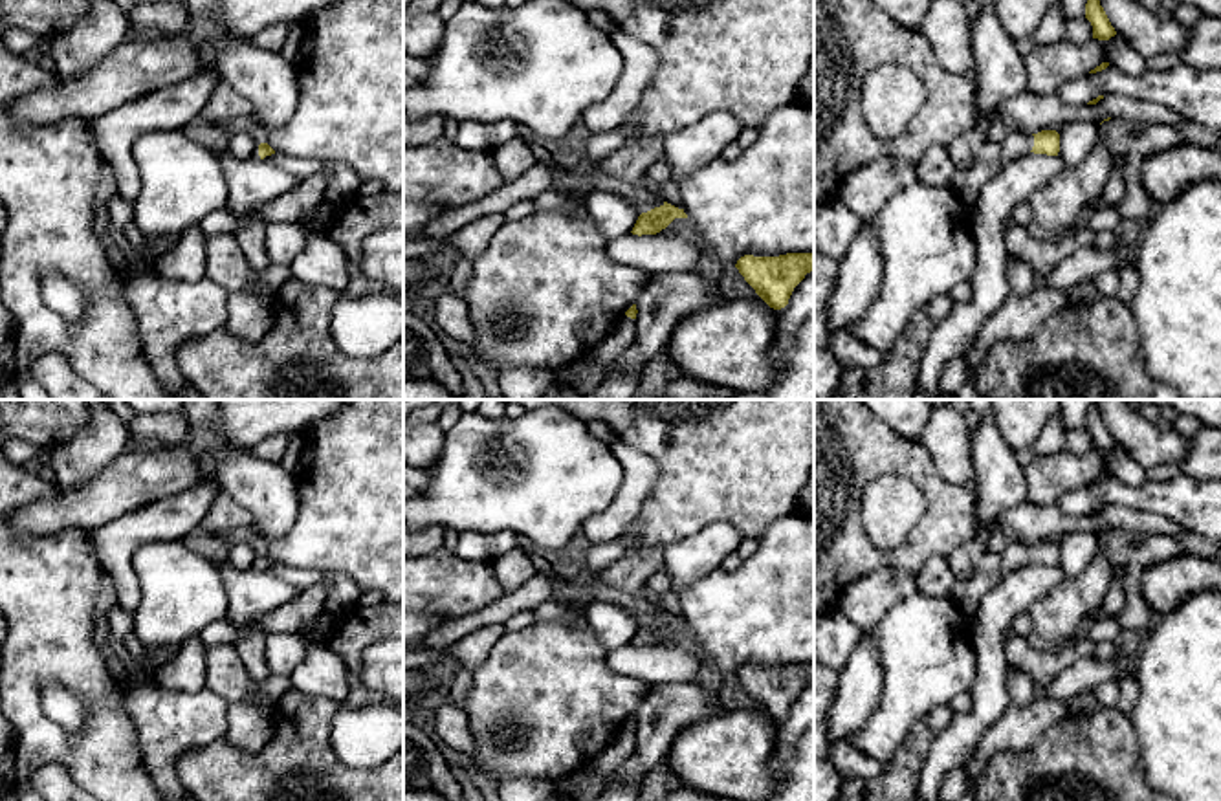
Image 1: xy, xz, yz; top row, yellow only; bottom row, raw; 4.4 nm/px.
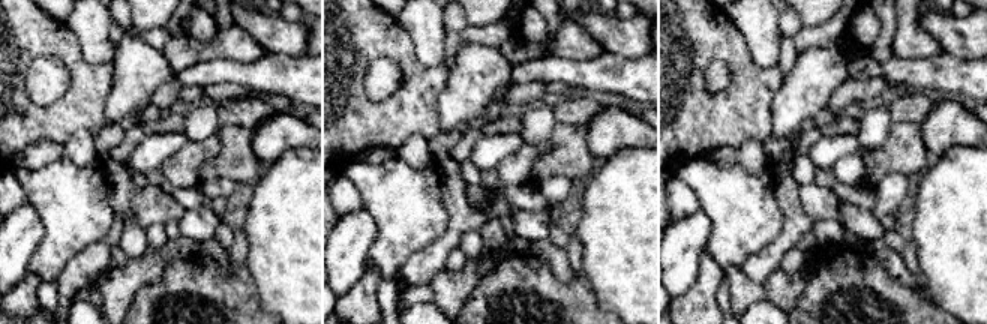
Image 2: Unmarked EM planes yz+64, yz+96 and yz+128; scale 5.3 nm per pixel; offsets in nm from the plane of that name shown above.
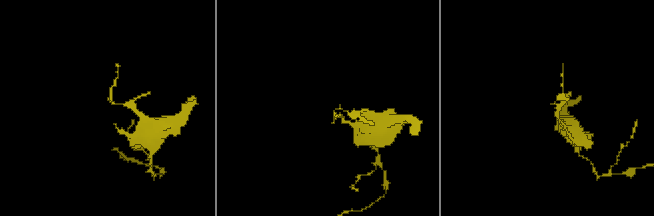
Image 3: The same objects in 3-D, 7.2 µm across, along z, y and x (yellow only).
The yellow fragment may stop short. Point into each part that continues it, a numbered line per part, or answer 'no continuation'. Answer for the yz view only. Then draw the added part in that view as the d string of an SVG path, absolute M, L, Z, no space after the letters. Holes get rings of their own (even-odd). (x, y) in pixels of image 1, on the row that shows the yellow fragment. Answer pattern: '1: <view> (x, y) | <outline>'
1: yz (967, 184) | M1008 132L999 143L984 143L970 167L955 169L948 189L968 207L974 209L984 185L1014 158L1028 154L1034 136Z

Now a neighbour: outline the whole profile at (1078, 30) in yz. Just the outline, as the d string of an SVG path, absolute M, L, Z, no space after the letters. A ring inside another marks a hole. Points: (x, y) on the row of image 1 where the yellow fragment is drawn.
M1085 16L1067 18L1063 38L1071 44L1087 44L1093 38L1093 26Z

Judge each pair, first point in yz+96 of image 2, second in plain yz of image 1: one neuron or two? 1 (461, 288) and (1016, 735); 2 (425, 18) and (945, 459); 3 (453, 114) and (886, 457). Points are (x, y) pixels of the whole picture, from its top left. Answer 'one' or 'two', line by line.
1: one
2: one
3: two

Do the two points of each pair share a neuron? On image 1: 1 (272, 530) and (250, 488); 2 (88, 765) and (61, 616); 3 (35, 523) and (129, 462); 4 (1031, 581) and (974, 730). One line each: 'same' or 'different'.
1: same
2: same
3: same
4: same

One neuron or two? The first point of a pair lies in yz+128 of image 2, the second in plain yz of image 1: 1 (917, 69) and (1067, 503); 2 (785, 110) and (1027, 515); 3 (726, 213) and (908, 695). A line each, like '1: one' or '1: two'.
1: one
2: two
3: one

